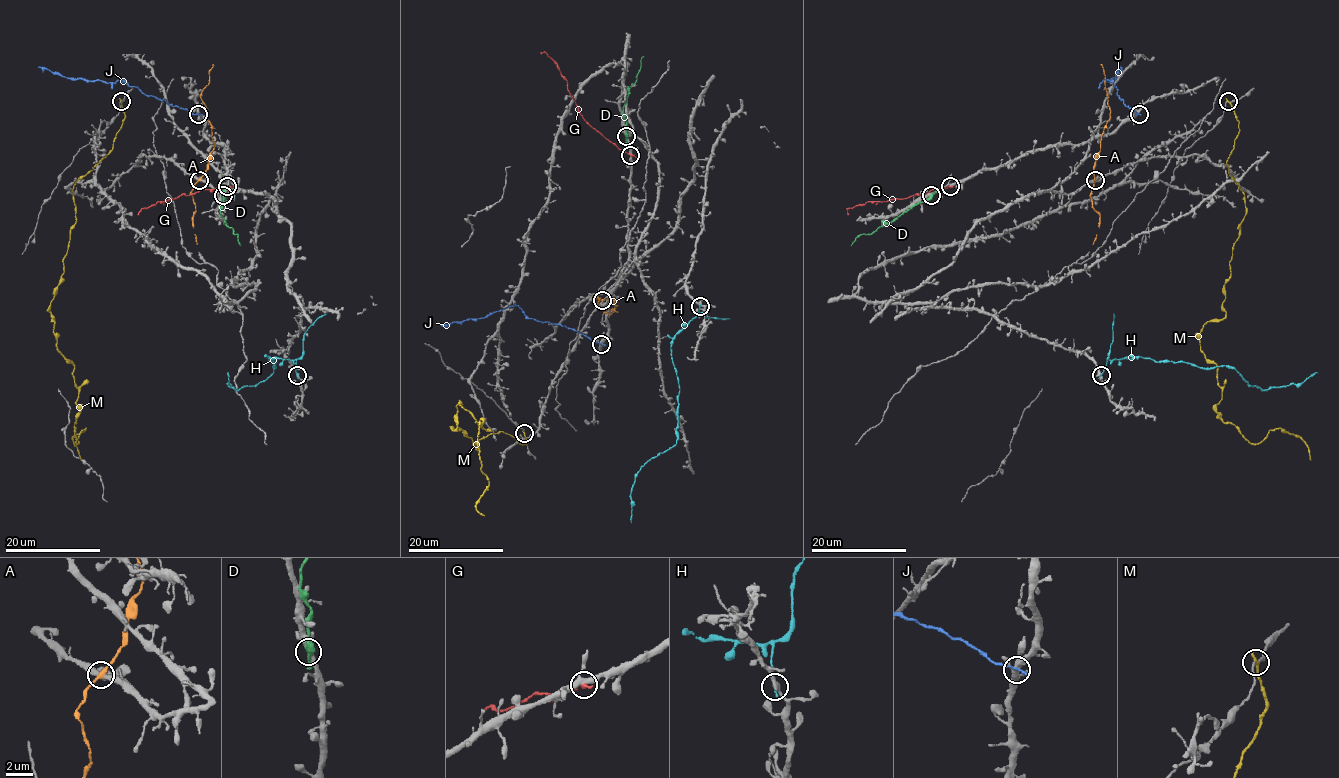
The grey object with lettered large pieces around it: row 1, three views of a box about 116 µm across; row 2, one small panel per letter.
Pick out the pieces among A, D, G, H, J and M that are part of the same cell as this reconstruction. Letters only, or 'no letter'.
A

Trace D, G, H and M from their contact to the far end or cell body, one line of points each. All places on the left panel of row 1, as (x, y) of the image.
D: (223, 195), (221, 215), (225, 224), (237, 234), (240, 246)
G: (228, 186), (200, 189), (191, 195), (152, 204), (138, 215)
H: (296, 375), (295, 360), (269, 357), (276, 362), (274, 371), (237, 390), (228, 385), (228, 372)
M: (121, 101), (113, 148), (74, 184), (75, 223), (50, 304), (56, 345), (74, 365), (81, 460)

